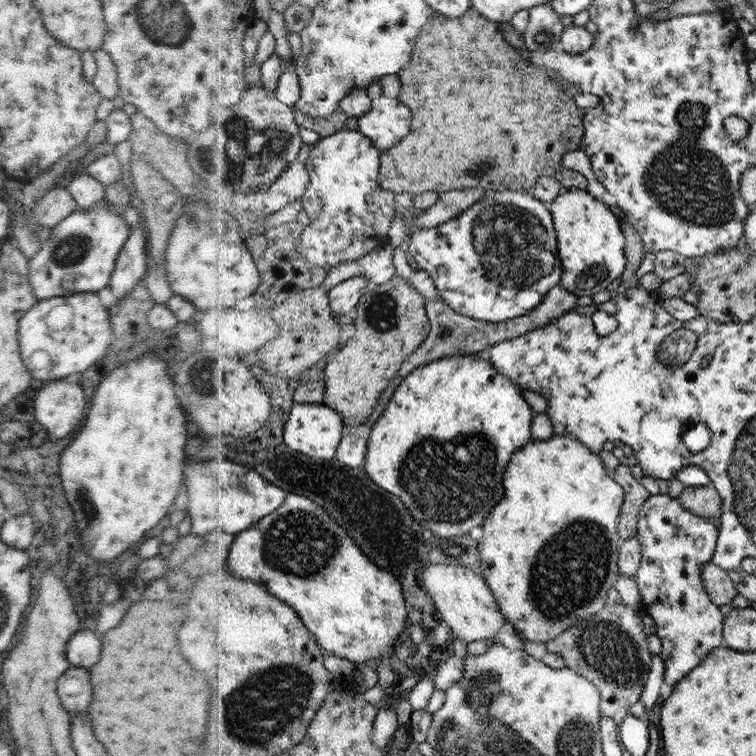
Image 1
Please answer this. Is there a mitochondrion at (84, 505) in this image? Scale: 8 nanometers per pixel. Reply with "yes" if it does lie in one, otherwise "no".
yes

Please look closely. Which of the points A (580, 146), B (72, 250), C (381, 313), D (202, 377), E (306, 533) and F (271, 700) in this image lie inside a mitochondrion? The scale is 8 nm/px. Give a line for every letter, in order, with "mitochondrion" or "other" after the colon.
A: other
B: mitochondrion
C: mitochondrion
D: mitochondrion
E: mitochondrion
F: mitochondrion

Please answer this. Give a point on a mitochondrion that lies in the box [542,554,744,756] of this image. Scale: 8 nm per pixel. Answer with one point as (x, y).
(611, 655)

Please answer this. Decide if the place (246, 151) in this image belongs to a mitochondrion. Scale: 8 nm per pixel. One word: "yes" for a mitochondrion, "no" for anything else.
yes

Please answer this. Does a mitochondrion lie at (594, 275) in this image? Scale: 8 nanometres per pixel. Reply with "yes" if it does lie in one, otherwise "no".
yes

